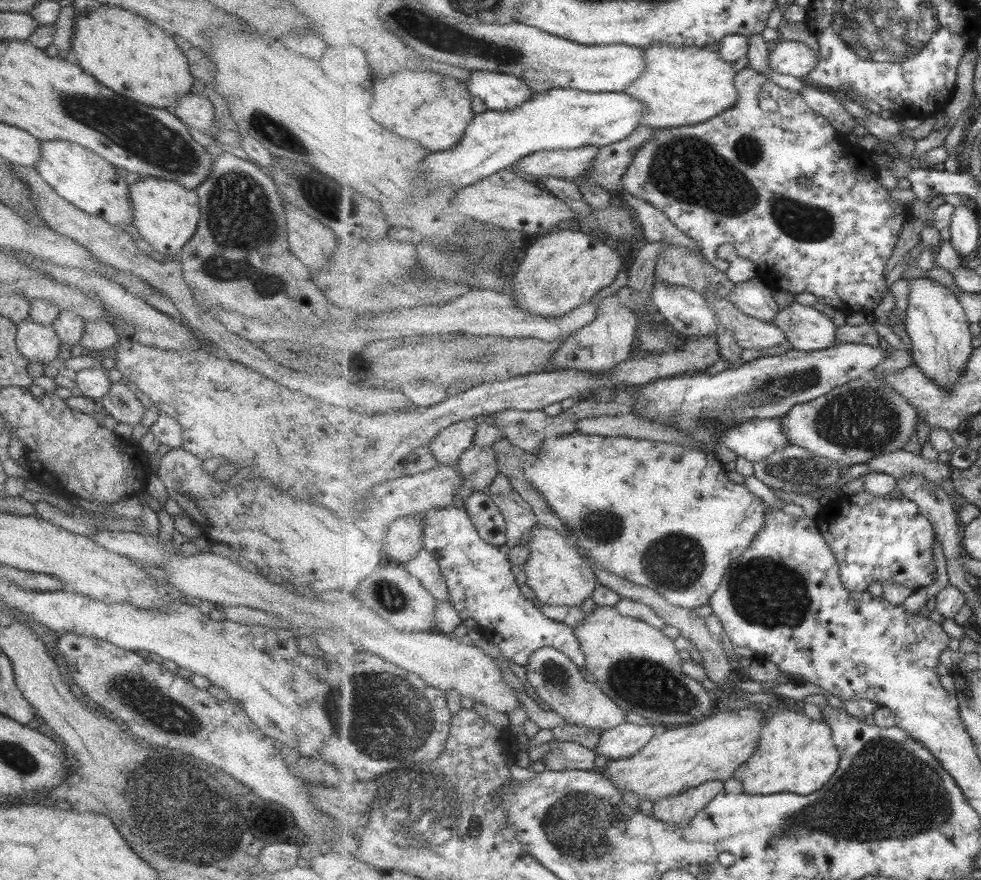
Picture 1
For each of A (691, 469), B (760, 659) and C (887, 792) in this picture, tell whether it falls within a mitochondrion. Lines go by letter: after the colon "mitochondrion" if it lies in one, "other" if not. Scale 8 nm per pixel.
A: other
B: other
C: mitochondrion

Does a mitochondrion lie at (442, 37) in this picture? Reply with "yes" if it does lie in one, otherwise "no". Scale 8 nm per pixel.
yes

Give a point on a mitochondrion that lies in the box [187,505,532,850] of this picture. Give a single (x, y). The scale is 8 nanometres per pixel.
(390, 720)

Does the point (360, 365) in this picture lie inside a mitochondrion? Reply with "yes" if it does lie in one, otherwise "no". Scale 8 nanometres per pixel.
no

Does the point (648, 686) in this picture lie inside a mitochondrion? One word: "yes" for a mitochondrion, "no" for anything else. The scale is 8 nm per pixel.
yes

